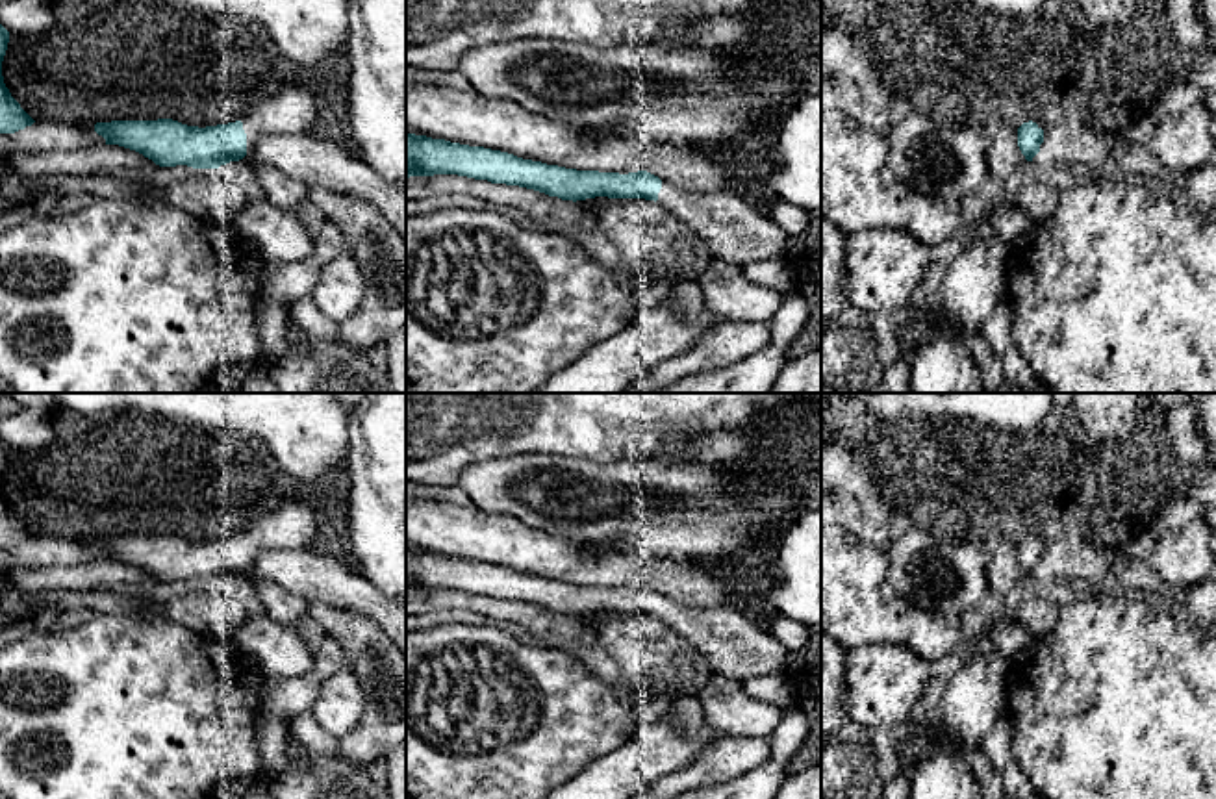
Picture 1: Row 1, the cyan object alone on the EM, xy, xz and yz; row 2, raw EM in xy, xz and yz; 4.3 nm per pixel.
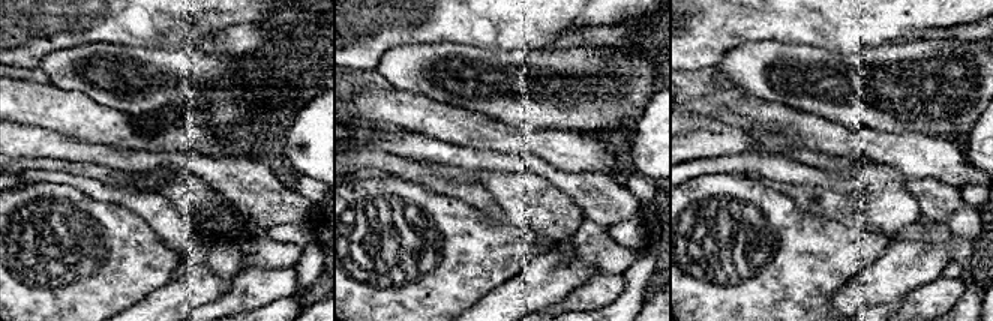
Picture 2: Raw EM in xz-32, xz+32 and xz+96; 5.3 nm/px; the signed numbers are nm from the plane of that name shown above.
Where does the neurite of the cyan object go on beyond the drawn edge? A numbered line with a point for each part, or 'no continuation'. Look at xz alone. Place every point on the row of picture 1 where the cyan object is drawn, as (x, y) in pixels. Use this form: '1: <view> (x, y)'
1: xz (734, 232)

